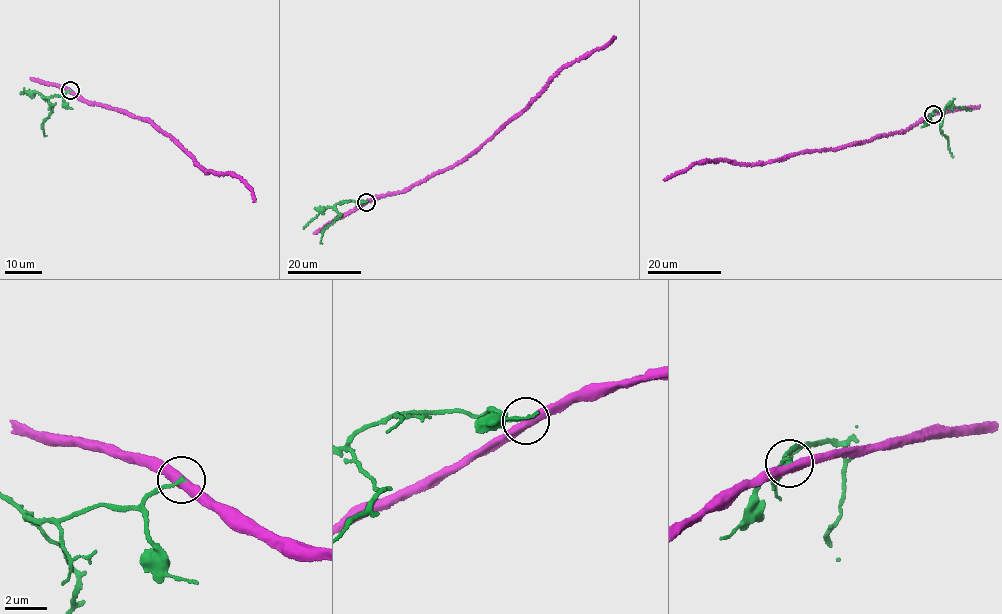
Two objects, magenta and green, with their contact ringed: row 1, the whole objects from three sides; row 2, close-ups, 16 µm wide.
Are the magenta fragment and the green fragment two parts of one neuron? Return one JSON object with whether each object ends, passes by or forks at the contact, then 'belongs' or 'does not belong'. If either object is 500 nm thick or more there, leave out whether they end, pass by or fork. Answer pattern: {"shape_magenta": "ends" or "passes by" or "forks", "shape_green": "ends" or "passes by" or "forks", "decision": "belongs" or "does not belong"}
{"shape_magenta": "passes by", "shape_green": "ends", "decision": "does not belong"}

